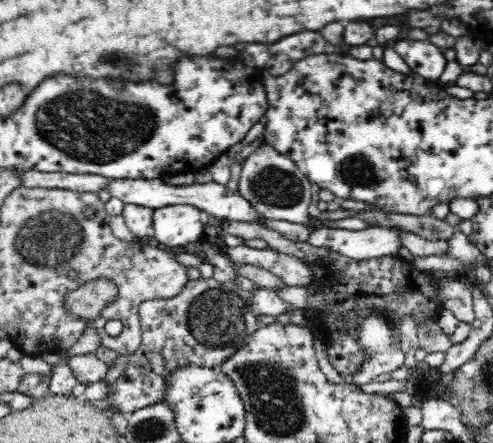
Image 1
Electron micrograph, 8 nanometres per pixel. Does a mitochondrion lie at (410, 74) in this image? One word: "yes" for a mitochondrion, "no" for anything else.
no

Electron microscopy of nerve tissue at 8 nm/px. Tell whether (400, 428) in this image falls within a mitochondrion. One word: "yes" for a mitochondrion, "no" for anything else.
no

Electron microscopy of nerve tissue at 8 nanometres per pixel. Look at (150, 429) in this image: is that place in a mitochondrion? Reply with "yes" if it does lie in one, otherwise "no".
yes

